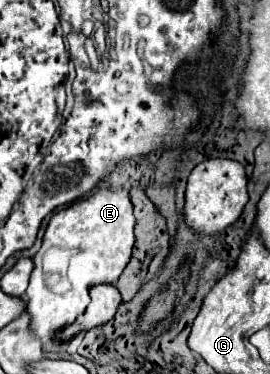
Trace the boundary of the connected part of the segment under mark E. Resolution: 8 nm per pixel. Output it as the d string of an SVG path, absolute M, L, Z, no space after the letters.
M99 189L85 201L77 201L77 203L57 211L51 217L51 221L45 229L43 247L33 257L35 269L31 273L31 283L25 293L25 299L29 299L27 313L31 319L29 331L33 333L33 337L53 339L61 329L75 323L77 315L85 311L85 307L89 305L89 289L93 285L115 283L119 279L121 271L125 269L125 265L131 257L131 249L135 243L133 225L135 225L133 205L131 205L127 191L113 191L113 189Z

